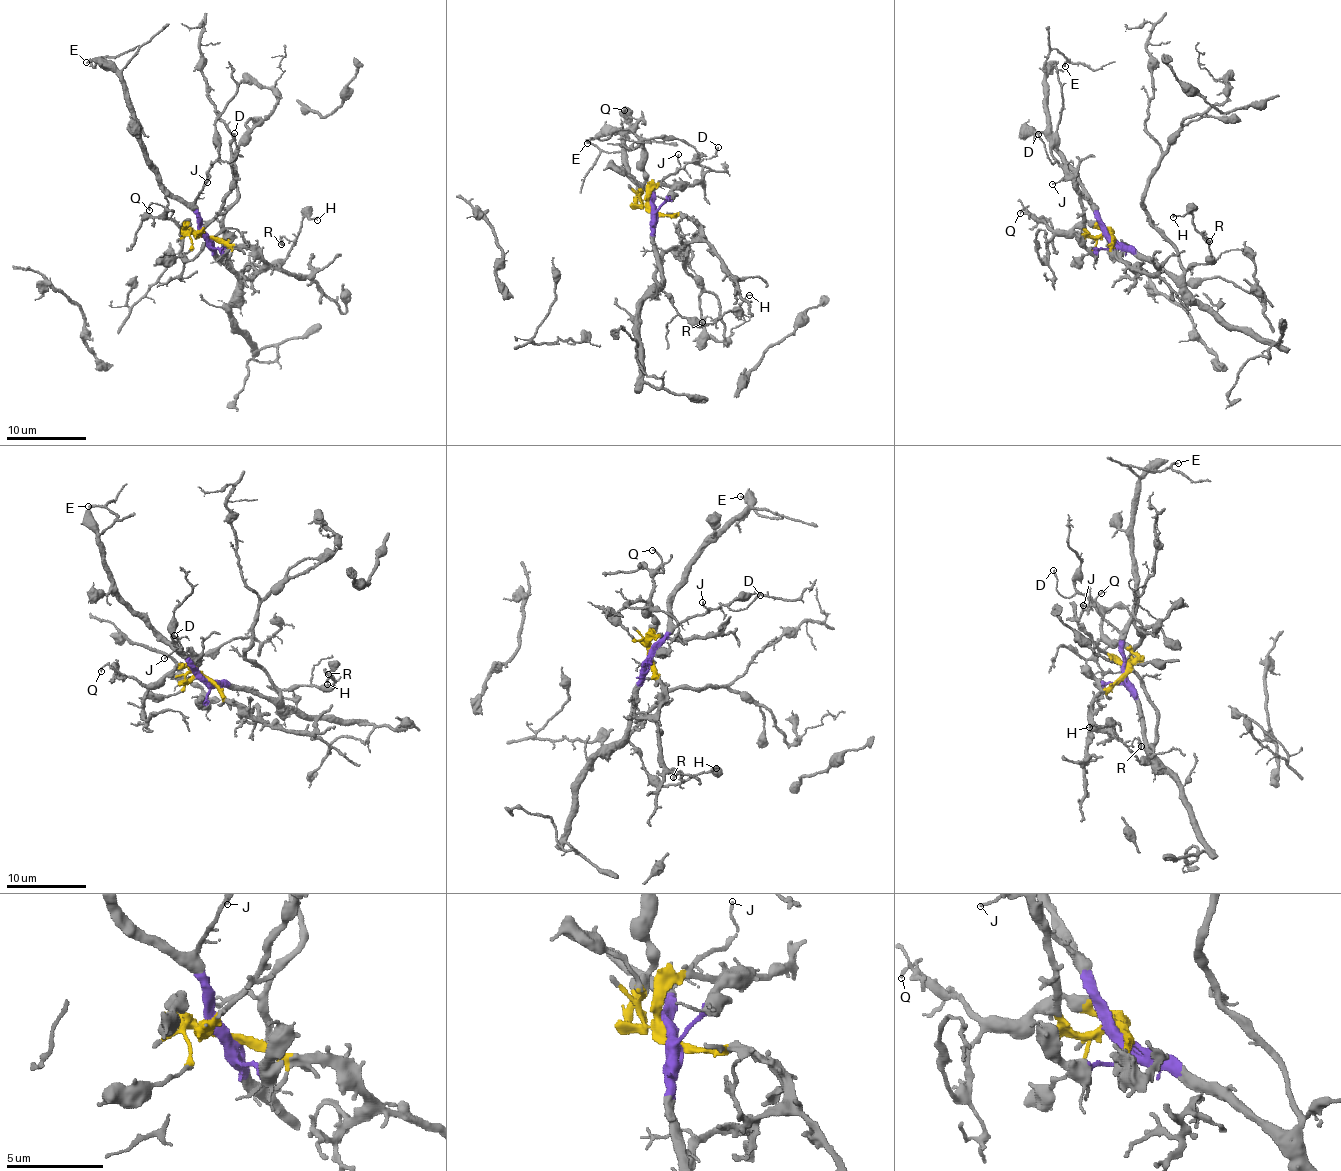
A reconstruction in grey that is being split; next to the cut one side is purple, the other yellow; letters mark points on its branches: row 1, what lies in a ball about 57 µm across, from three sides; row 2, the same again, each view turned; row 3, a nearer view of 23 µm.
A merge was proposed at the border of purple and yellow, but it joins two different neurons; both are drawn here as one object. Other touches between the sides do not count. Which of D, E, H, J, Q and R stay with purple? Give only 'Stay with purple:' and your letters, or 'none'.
Stay with purple: D, E, H, J, R

